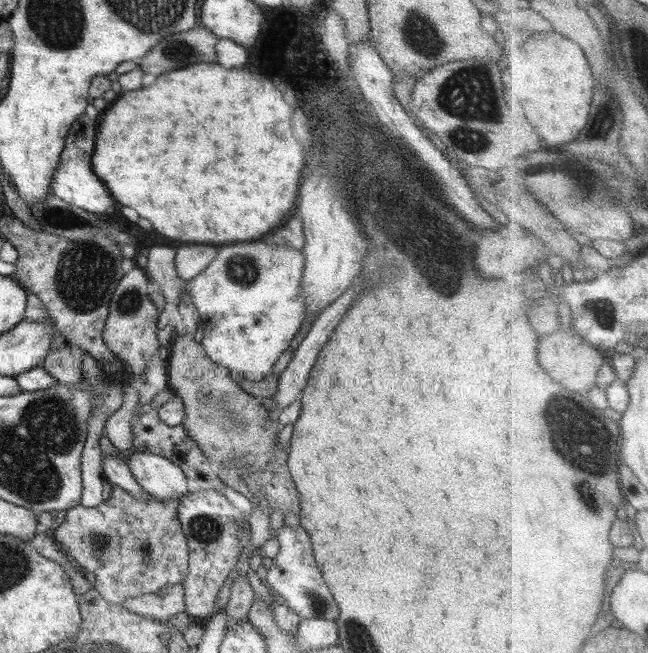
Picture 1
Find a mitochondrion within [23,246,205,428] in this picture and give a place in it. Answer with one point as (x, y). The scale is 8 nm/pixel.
(129, 300)

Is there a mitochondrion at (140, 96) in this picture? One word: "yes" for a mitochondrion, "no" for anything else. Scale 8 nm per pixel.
no

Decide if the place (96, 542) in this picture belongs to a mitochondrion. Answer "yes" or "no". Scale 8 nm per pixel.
yes

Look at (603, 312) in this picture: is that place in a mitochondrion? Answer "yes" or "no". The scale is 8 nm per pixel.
yes

